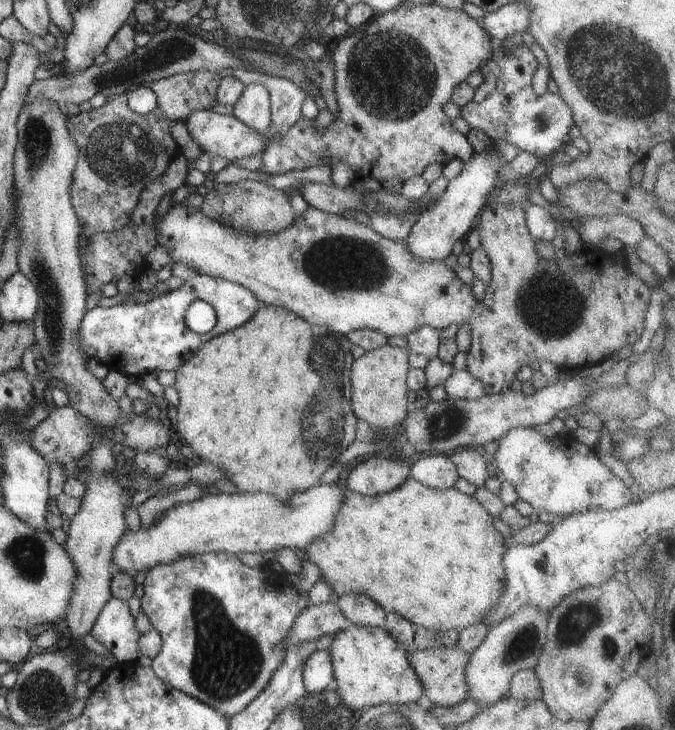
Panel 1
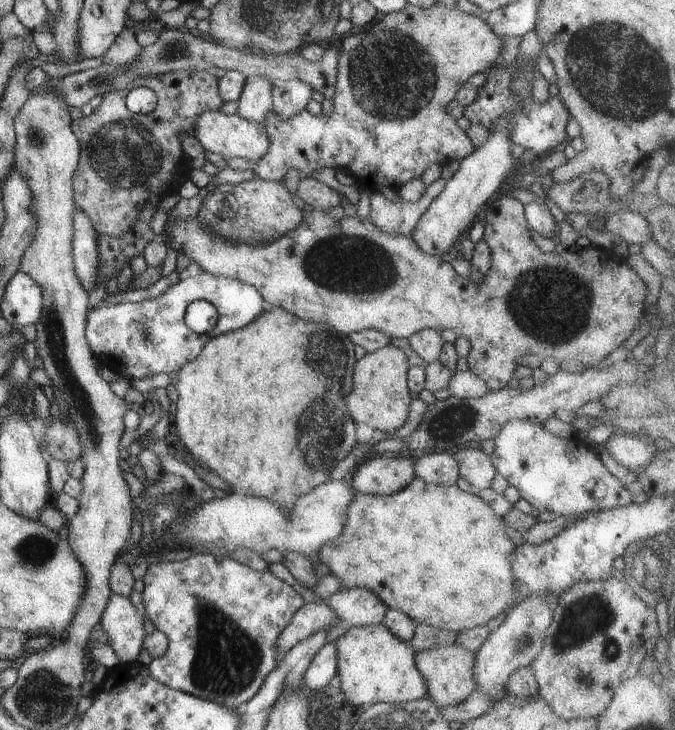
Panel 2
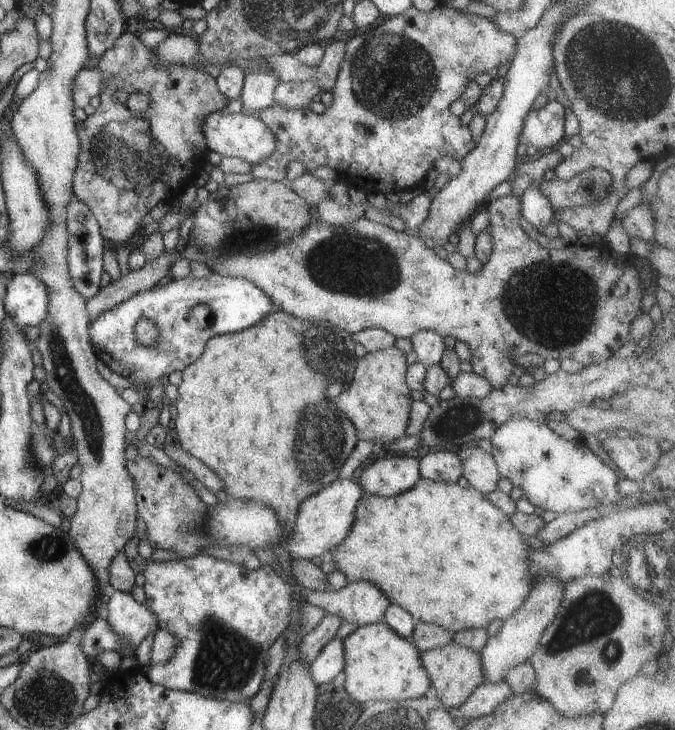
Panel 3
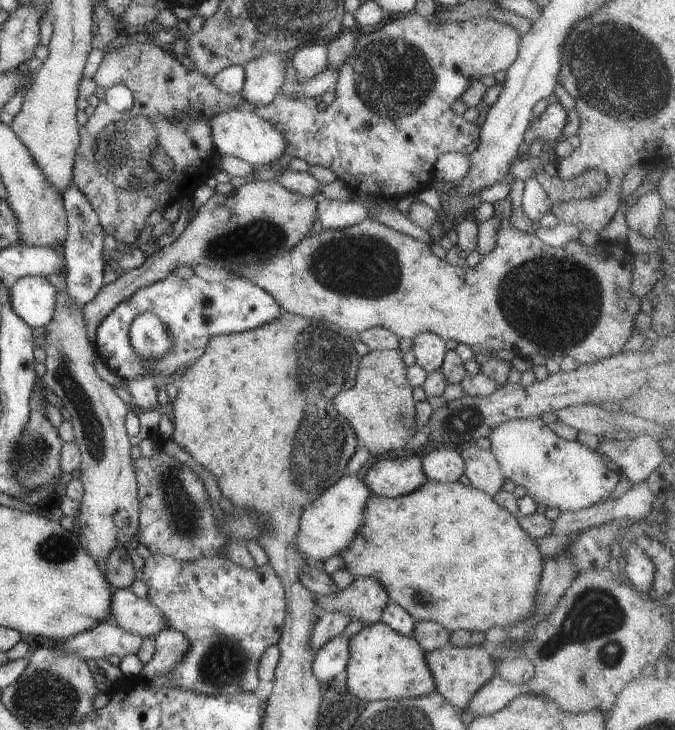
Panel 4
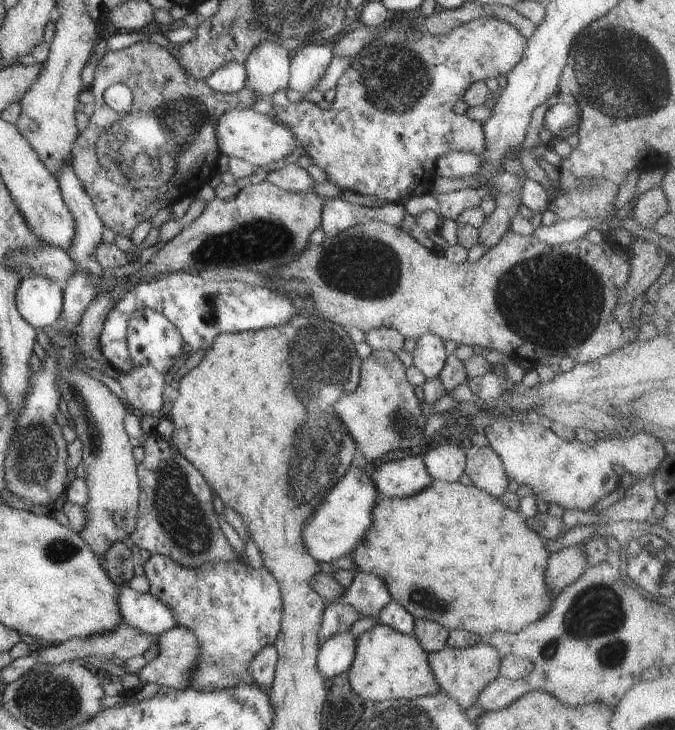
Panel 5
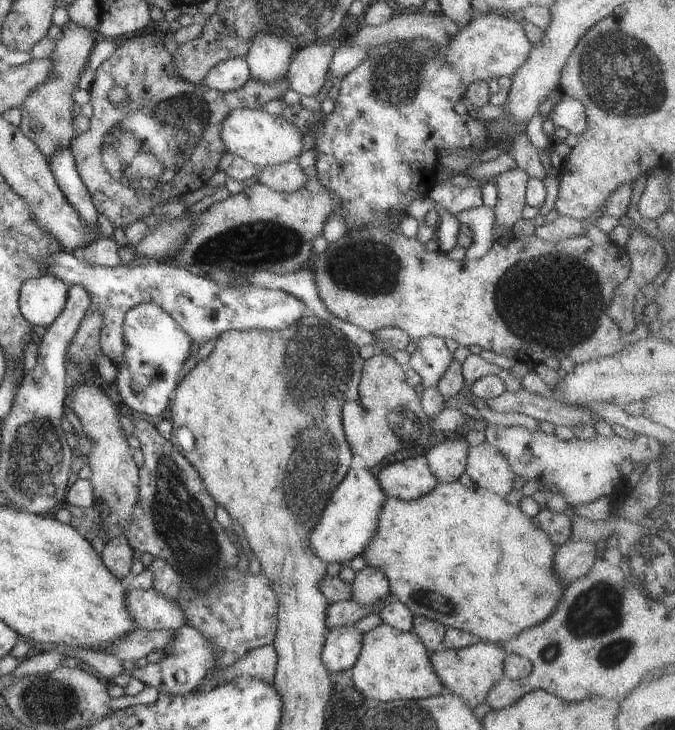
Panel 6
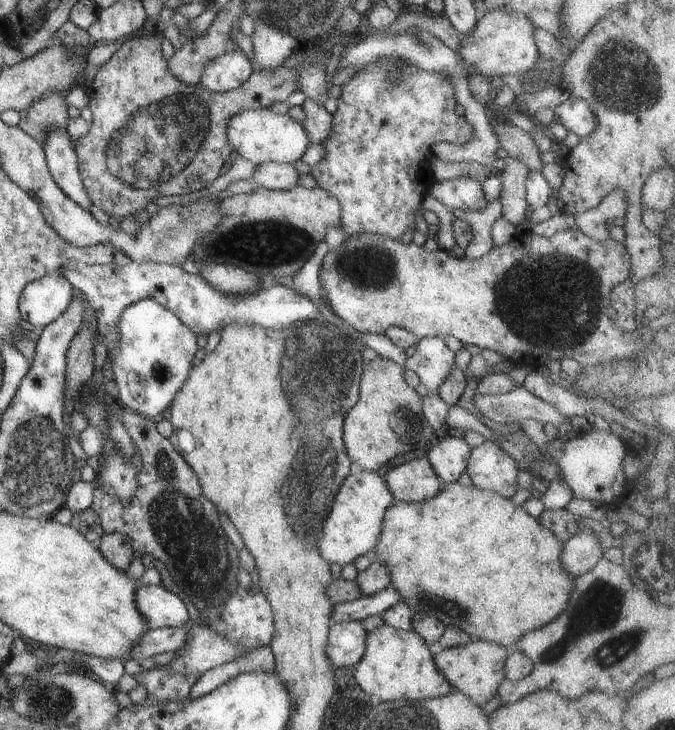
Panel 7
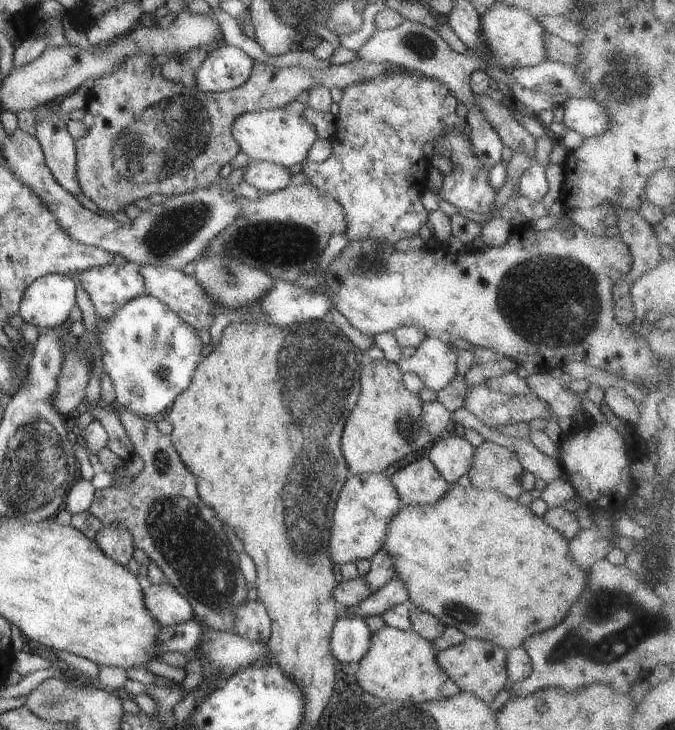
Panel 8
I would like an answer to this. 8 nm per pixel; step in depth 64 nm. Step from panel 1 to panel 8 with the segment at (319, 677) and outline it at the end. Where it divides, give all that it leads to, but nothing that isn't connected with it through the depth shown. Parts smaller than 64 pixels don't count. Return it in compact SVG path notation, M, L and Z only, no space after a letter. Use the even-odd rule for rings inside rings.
M351 612L337 618L331 630L329 647L333 658L339 662L358 662L369 648L371 630L365 624L365 616L355 616Z

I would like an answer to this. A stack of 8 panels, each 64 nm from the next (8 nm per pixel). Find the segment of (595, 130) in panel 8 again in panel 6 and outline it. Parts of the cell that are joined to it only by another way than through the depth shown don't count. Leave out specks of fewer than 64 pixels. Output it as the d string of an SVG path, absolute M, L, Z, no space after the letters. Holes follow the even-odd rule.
M568 98L563 102L555 104L549 110L548 119L554 127L564 128L568 133L579 136L587 128L587 116L585 108L578 99Z

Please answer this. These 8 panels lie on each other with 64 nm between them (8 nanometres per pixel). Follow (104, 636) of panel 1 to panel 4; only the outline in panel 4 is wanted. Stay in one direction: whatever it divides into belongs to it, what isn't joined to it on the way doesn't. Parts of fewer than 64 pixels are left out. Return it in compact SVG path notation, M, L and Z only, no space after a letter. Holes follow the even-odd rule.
M129 587L115 590L111 594L111 621L119 628L139 634L141 638L155 636L167 627L163 614L147 598L139 598Z

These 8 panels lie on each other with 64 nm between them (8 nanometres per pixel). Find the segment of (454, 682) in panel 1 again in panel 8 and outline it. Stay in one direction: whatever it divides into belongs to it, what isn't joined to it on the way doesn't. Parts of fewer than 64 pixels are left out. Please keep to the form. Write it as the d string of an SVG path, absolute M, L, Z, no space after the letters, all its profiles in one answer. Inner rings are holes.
M466 637L460 644L449 646L436 653L434 660L445 675L457 684L459 691L471 692L475 698L491 703L497 693L507 684L506 651L482 639Z

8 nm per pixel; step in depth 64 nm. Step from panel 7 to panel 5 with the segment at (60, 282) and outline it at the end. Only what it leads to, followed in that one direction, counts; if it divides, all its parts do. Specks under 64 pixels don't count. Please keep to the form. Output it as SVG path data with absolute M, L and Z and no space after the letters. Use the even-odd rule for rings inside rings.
M45 276L23 277L15 290L15 306L25 322L49 330L62 310L63 285Z

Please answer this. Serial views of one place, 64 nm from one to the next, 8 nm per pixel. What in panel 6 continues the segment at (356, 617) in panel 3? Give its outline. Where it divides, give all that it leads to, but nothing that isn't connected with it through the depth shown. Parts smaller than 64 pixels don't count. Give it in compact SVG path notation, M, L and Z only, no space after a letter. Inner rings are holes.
M365 565L362 570L356 572L350 584L353 592L352 600L361 606L373 604L390 592L385 574L373 566Z

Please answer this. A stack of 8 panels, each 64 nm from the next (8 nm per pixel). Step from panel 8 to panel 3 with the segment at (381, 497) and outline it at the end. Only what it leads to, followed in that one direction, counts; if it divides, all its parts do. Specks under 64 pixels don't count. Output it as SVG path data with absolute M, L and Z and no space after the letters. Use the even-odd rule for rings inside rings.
M338 479L321 488L319 492L311 494L299 504L295 528L289 534L284 533L273 514L271 508L249 502L249 500L235 500L227 498L223 503L208 508L210 520L205 524L207 536L211 536L219 546L239 546L243 544L251 551L255 548L268 548L271 544L281 546L295 558L310 560L315 557L324 558L331 548L339 545L339 542L347 536L353 520L355 520L355 506L365 496L361 486L351 480Z

